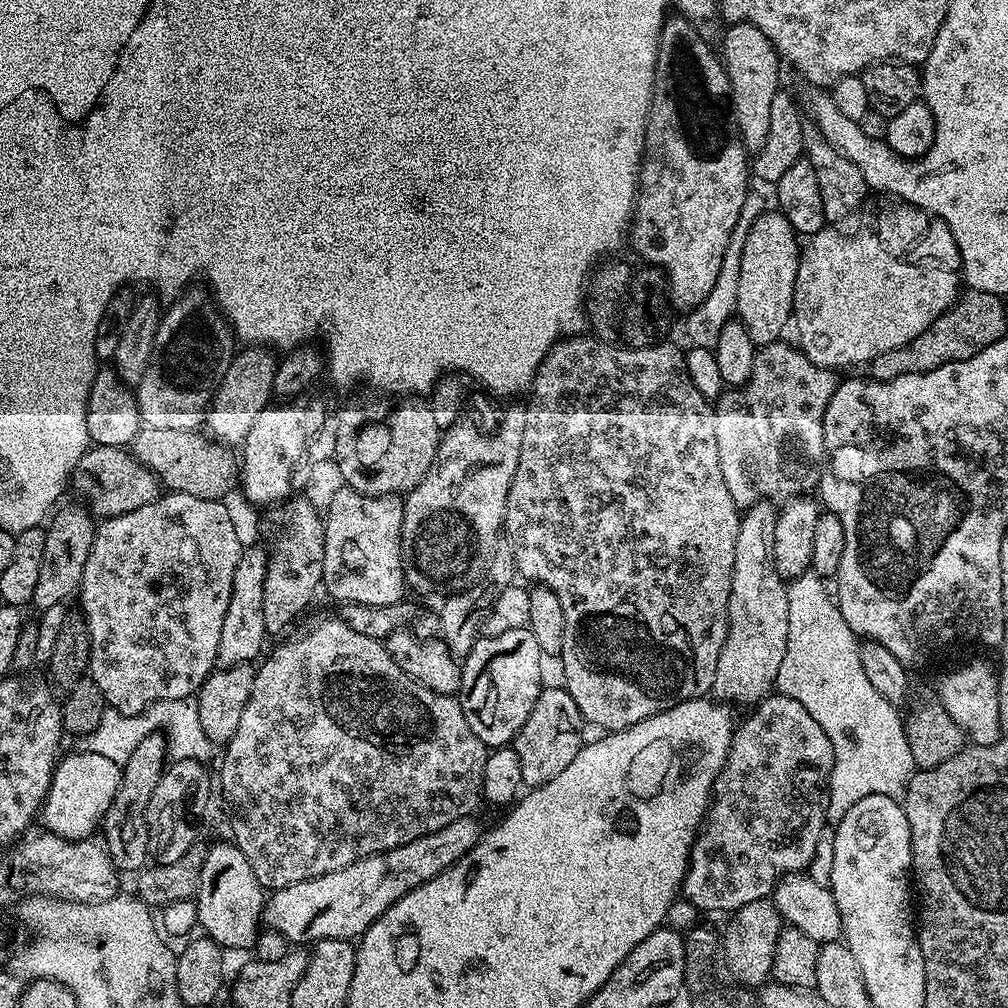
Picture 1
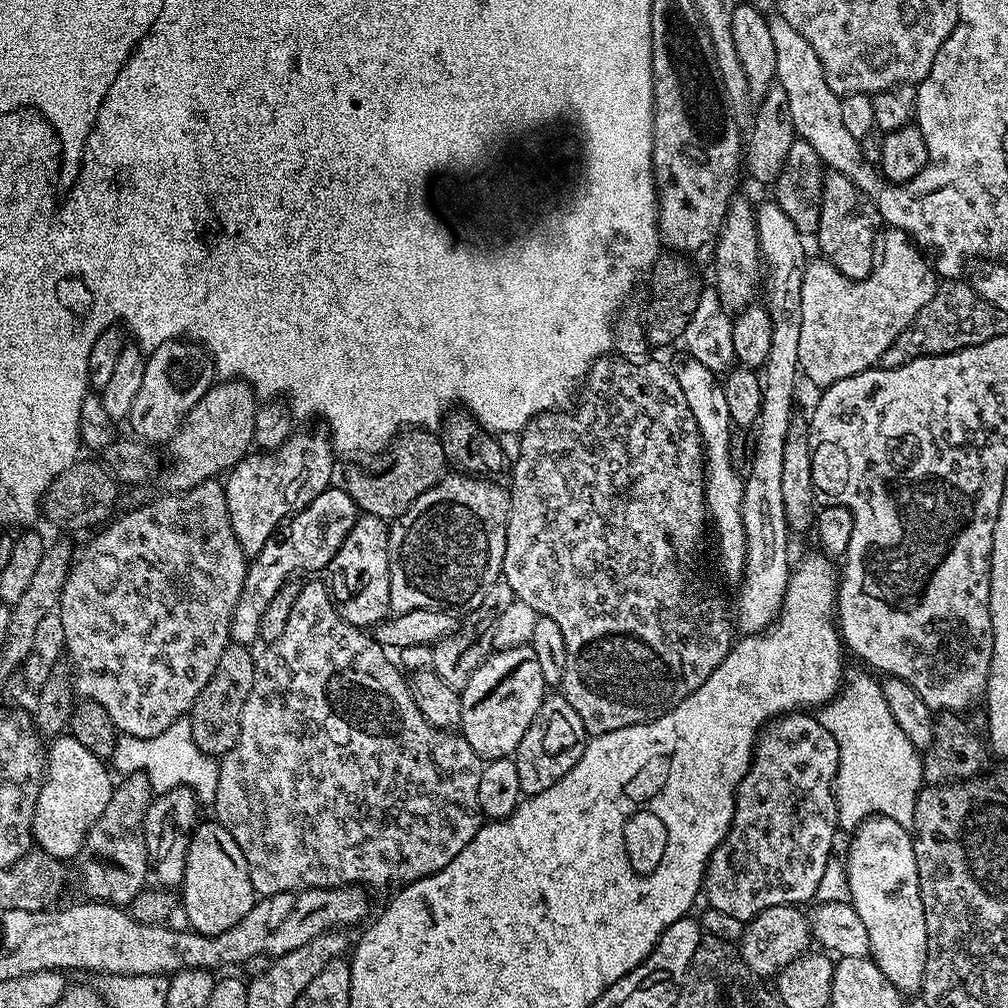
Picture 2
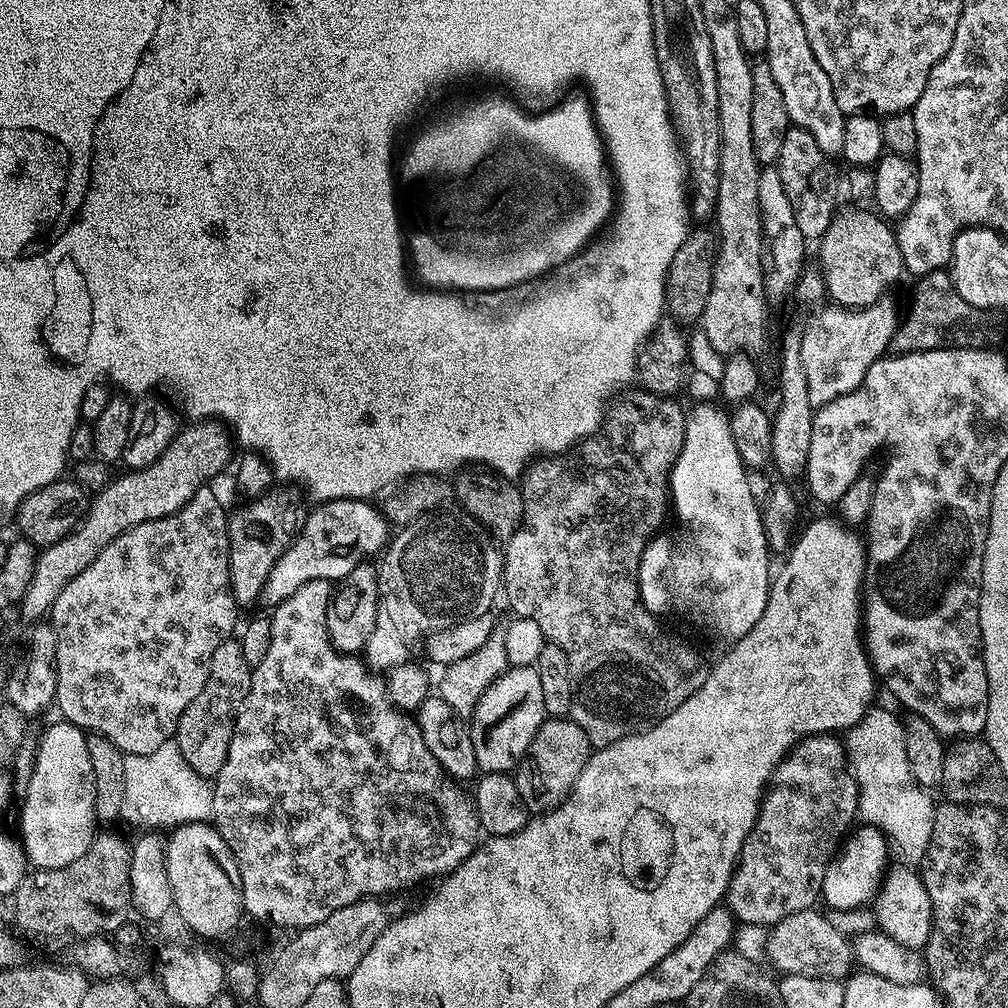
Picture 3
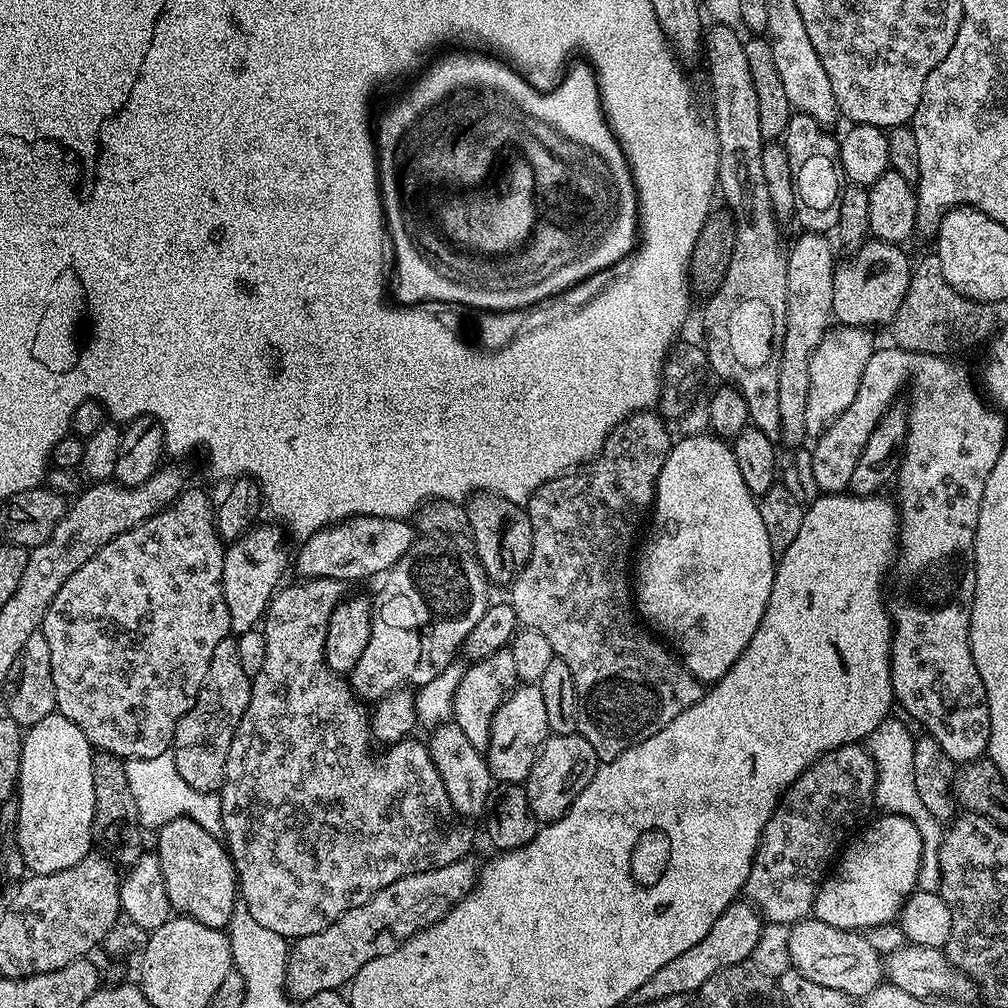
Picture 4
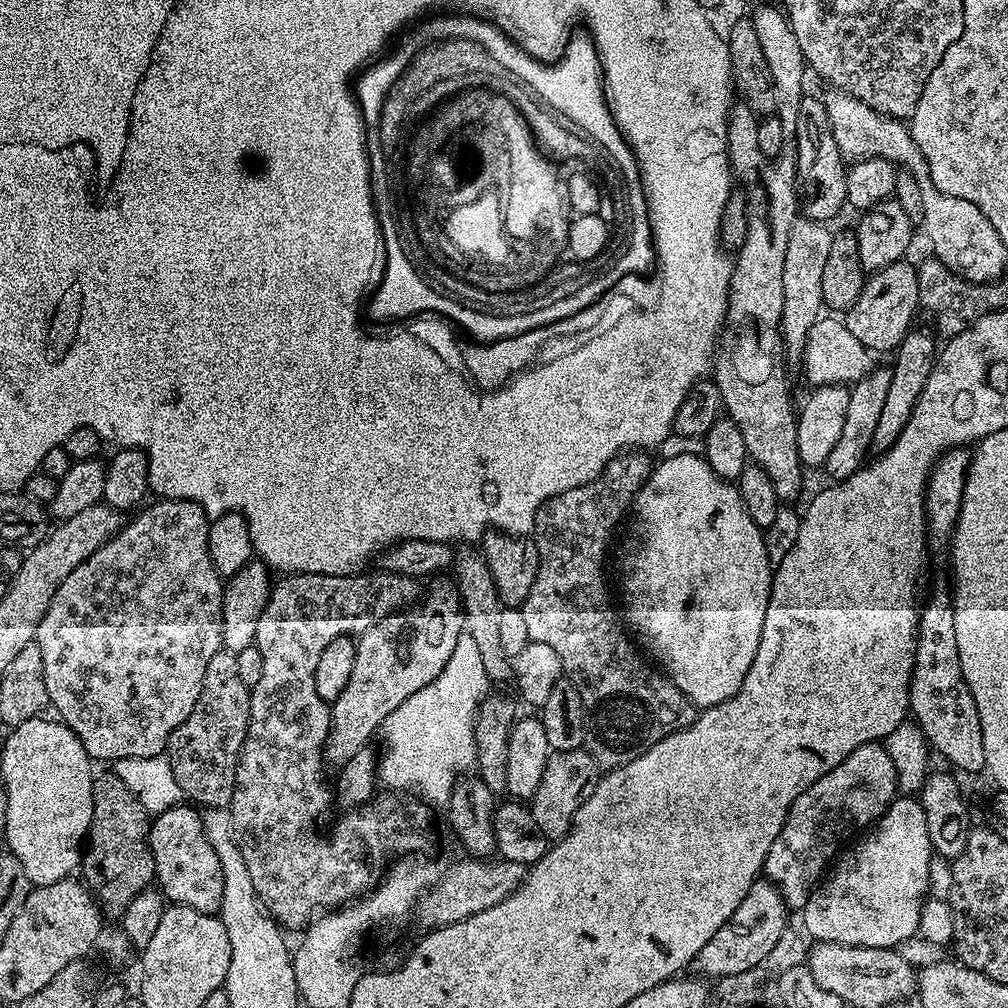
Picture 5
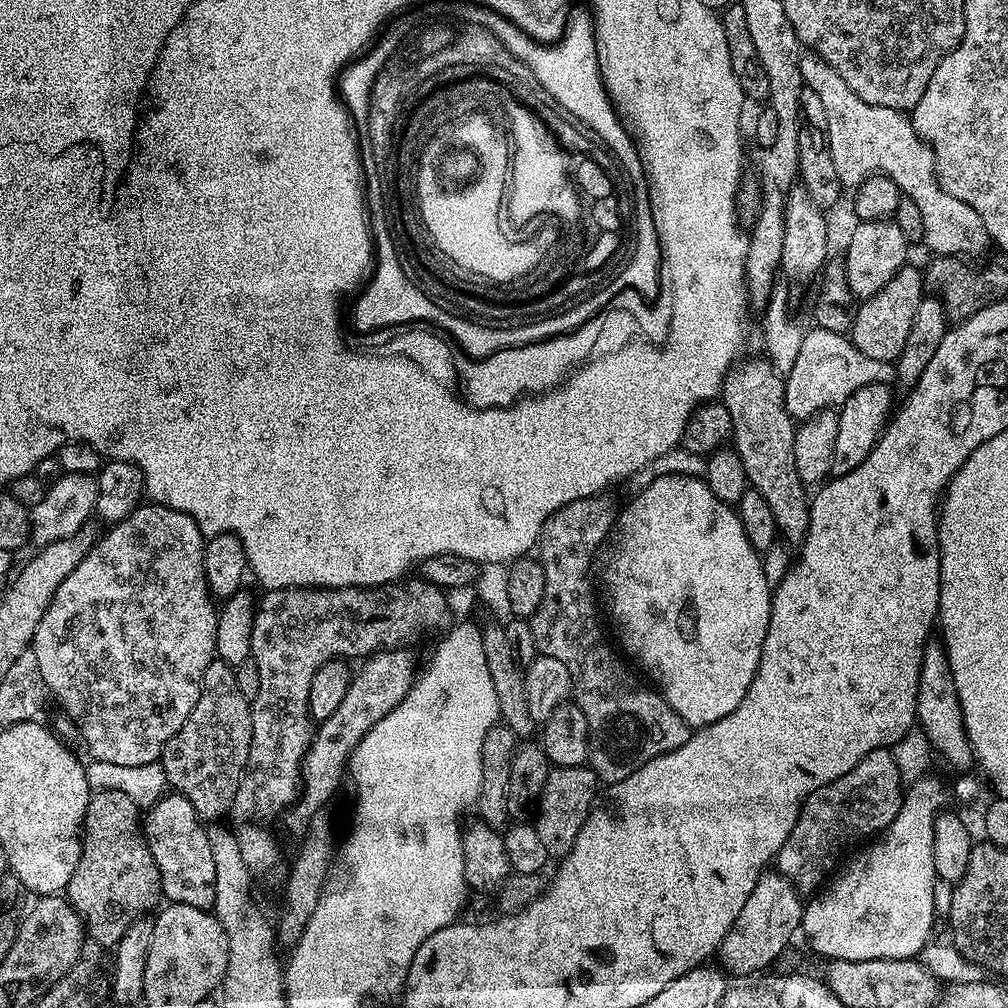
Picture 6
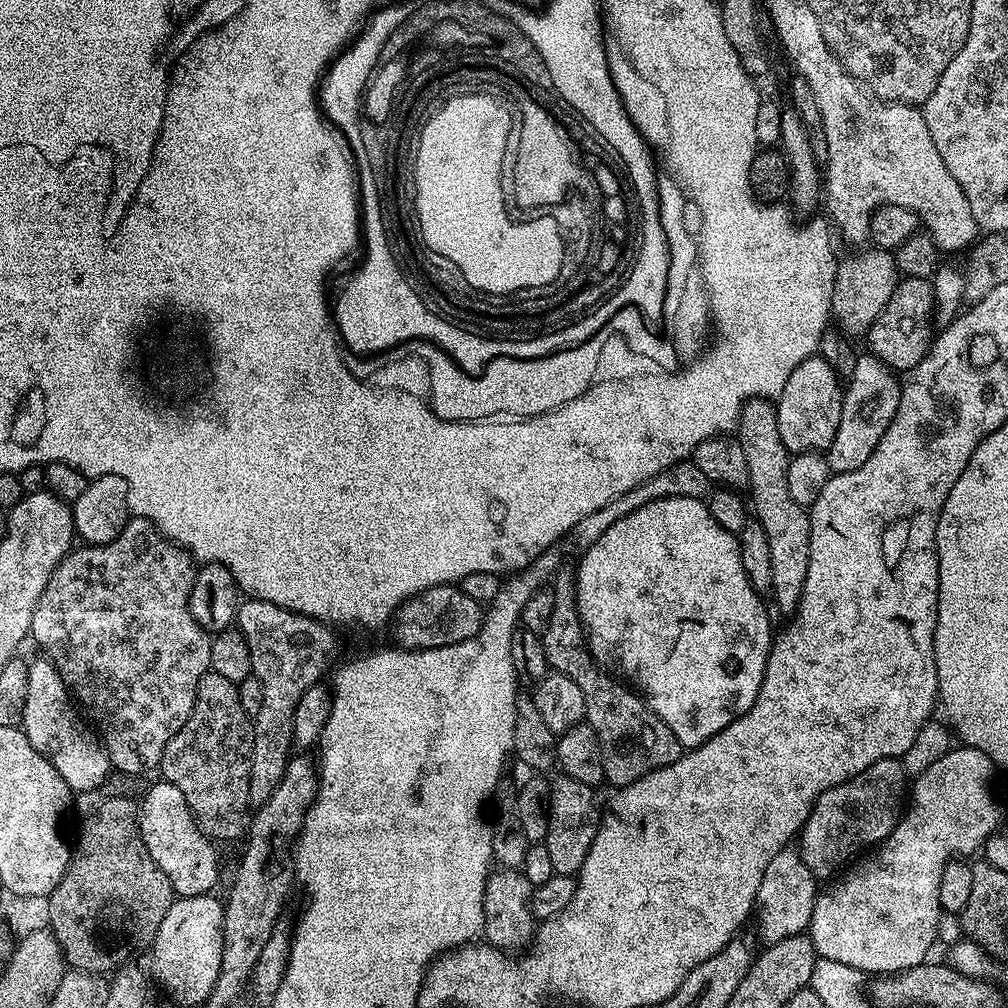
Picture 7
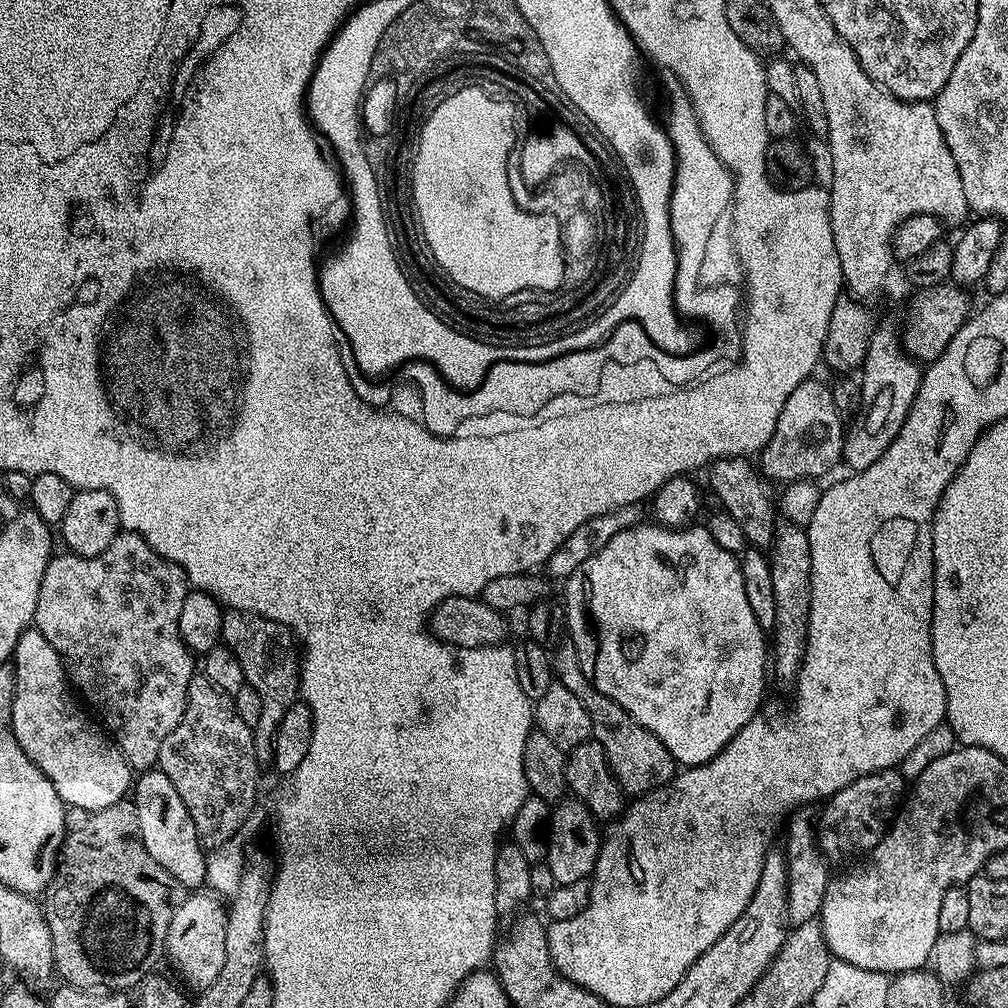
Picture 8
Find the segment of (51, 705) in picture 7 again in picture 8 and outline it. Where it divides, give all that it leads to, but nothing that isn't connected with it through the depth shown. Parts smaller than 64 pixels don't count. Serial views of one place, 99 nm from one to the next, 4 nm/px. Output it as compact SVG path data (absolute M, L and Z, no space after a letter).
M38 631L24 632L22 638L18 638L14 667L16 693L10 721L12 737L40 773L51 780L65 805L91 814L125 799L134 784L133 769L128 767L119 748L110 743L109 737L88 721L89 713L76 705L77 697L54 646L50 646Z

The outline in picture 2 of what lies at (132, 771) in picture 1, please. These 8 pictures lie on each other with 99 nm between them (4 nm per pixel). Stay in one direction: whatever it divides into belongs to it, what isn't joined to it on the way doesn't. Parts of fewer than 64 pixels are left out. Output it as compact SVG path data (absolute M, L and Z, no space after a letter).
M142 772L123 777L113 787L110 802L106 802L102 818L88 831L78 857L80 888L89 901L128 906L144 891L150 880L144 823L153 799L152 784Z

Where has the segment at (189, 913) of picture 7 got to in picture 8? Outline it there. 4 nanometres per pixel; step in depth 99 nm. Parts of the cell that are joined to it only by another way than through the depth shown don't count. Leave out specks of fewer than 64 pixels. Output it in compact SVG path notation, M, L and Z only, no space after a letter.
M202 893L187 895L190 897L177 903L165 944L167 957L179 974L177 977L189 989L196 988L198 992L207 989L218 978L222 972L223 955L226 954L227 909L219 897Z

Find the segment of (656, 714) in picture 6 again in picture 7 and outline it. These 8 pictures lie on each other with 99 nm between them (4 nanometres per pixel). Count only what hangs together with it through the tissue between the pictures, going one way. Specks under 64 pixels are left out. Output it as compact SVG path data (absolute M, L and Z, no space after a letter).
M561 571L555 577L552 613L548 628L542 634L548 667L553 672L566 674L578 682L584 699L584 720L598 734L598 746L602 754L604 779L610 785L633 784L638 778L678 762L685 748L674 738L670 726L657 718L647 703L627 683L619 684L607 676L605 669L595 663L584 638L584 628L576 609L576 586L571 571Z

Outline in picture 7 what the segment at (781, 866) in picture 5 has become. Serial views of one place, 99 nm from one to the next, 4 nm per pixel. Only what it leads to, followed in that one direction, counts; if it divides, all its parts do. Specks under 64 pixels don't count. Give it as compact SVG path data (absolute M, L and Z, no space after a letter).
M899 759L879 760L866 766L862 774L852 776L817 796L808 820L798 833L798 851L802 862L806 862L813 876L831 877L831 872L835 868L843 869L855 852L863 853L885 840L900 820L905 804L906 773Z

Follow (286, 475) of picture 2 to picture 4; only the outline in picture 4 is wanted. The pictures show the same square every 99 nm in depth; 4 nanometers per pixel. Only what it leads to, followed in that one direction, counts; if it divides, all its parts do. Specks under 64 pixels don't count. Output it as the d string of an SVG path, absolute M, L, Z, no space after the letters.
M257 523L248 529L246 535L229 543L224 549L222 594L226 598L226 610L230 610L233 633L253 631L263 621L272 597L281 587L284 567L287 564L289 567L290 552L288 556L288 544L284 541L285 529L272 524Z

